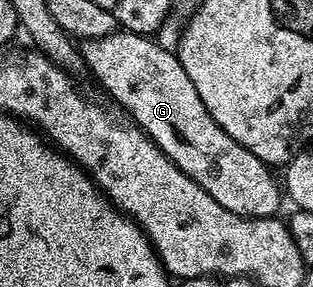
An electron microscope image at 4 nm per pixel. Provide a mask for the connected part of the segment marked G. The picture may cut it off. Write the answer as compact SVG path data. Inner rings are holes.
M118 30L110 36L103 38L95 38L94 40L86 40L80 45L81 57L84 60L84 67L93 71L93 76L109 91L109 96L121 108L126 108L130 112L132 123L136 124L141 131L147 133L155 143L161 147L163 154L167 154L171 160L175 162L175 166L179 166L179 170L183 174L187 174L187 178L191 178L203 190L207 190L207 194L211 194L211 198L215 198L215 202L219 202L219 206L223 206L227 210L231 210L236 216L248 216L250 218L273 218L278 215L277 212L281 208L281 196L283 200L283 192L273 181L270 165L265 164L259 158L255 158L255 154L251 154L251 150L247 150L239 142L235 142L235 138L231 138L224 130L215 122L215 118L211 118L211 114L207 110L207 106L203 106L203 98L199 98L199 90L195 90L195 82L191 82L191 78L187 78L187 70L183 70L181 61L177 59L176 51L164 48L161 44L156 44L153 38L139 32L126 32Z

